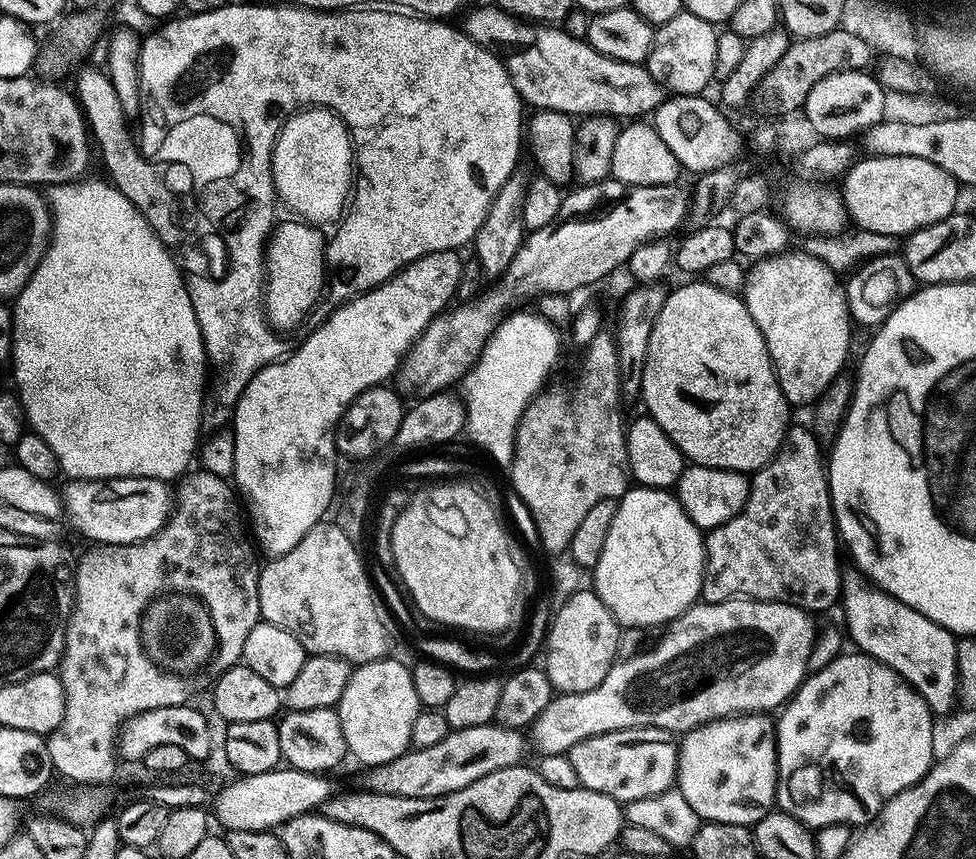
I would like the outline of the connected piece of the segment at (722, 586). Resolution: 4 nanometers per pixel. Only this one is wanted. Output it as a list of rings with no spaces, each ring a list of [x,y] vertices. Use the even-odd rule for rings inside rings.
[[[789,427],[772,461],[751,473],[743,510],[704,536],[703,603],[751,598],[793,604],[817,614],[841,599],[841,549],[828,493],[826,456],[820,453],[817,433],[808,428]]]

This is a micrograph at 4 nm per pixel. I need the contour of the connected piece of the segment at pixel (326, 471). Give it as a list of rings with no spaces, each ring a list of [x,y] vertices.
[[[456,250],[426,254],[422,258],[415,260],[414,263],[407,264],[406,267],[401,268],[386,283],[379,284],[377,288],[369,288],[351,297],[347,302],[341,303],[340,307],[331,309],[323,317],[325,320],[297,346],[296,352],[289,351],[287,355],[277,360],[276,363],[268,364],[261,372],[254,374],[254,378],[240,395],[240,400],[236,403],[234,409],[234,425],[236,424],[236,428],[234,427],[234,435],[236,437],[236,445],[234,446],[234,466],[236,467],[234,484],[238,489],[239,495],[243,499],[245,496],[252,503],[252,520],[256,523],[254,540],[258,545],[259,551],[263,555],[265,552],[265,557],[281,556],[290,550],[294,550],[294,546],[298,546],[298,542],[302,542],[302,538],[306,538],[308,531],[325,519],[324,510],[332,498],[332,491],[336,488],[336,460],[338,461],[338,453],[336,451],[336,438],[333,429],[339,425],[340,419],[344,416],[344,409],[348,405],[353,404],[367,388],[375,388],[391,381],[388,379],[395,372],[398,372],[398,369],[403,365],[404,357],[408,355],[408,351],[412,348],[414,341],[424,333],[426,326],[435,316],[439,316],[441,312],[445,311],[453,303],[456,287],[464,269],[460,255],[461,253]]]

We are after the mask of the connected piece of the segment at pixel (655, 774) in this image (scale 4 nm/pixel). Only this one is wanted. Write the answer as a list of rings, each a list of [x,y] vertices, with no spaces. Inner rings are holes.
[[[623,728],[617,732],[604,732],[578,742],[566,755],[574,762],[574,771],[583,787],[621,802],[662,794],[678,780],[678,744],[673,733],[664,728]]]

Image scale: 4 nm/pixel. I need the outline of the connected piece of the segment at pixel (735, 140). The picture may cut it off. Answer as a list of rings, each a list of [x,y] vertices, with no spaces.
[[[675,95],[657,106],[651,113],[650,123],[655,128],[658,138],[670,146],[670,154],[678,158],[681,169],[701,174],[723,168],[733,163],[732,159],[740,152],[740,136],[736,128],[723,116],[715,103],[703,100],[703,95],[694,96]]]

